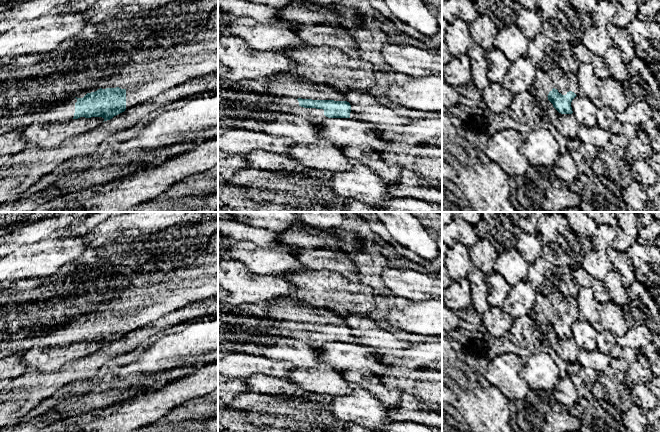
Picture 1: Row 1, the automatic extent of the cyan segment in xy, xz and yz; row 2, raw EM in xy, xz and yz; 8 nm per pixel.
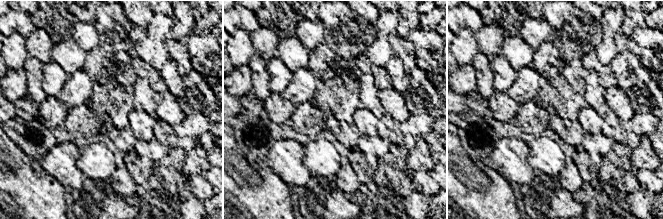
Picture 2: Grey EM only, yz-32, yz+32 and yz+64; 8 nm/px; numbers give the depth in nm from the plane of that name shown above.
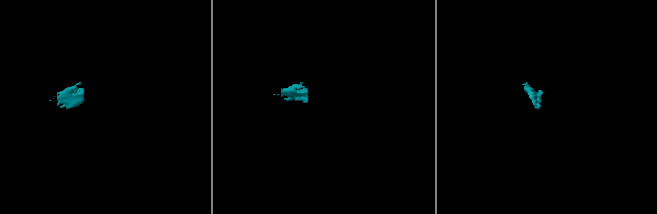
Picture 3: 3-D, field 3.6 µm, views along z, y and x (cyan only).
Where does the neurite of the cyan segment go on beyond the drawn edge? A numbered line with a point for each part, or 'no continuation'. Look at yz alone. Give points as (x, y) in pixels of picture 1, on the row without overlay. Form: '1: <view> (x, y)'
no continuation

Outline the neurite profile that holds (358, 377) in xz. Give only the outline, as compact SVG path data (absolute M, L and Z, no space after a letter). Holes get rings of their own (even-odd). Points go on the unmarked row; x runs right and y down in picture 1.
M356 368L340 369L344 379L350 384L364 388L373 397L389 407L396 407L401 402L403 392L399 389L391 389L385 386L380 377L370 371Z

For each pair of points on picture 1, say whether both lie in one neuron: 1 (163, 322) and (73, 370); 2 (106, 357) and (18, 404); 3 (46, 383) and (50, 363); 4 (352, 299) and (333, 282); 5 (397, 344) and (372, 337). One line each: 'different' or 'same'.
1: same
2: same
3: different
4: same
5: same

